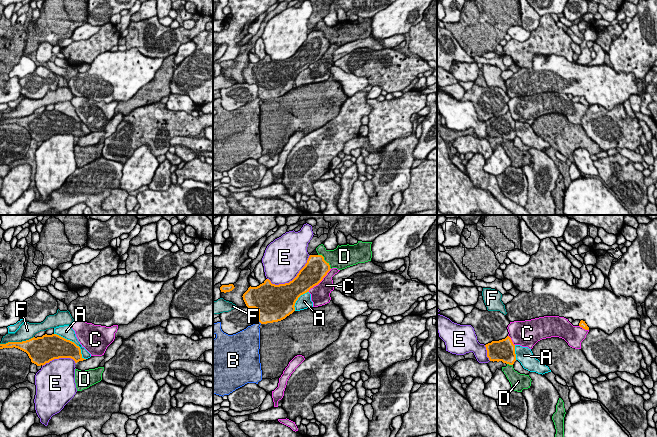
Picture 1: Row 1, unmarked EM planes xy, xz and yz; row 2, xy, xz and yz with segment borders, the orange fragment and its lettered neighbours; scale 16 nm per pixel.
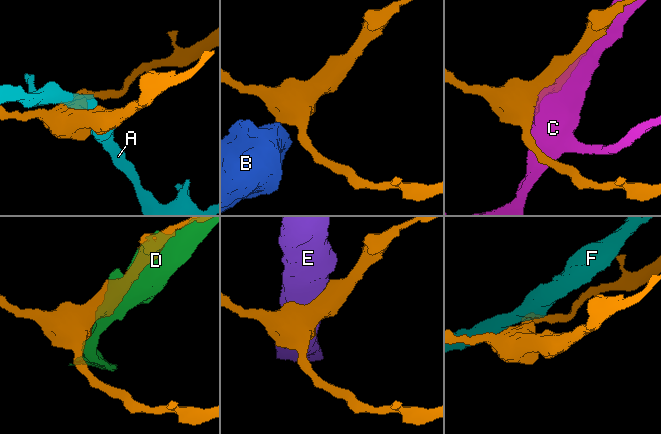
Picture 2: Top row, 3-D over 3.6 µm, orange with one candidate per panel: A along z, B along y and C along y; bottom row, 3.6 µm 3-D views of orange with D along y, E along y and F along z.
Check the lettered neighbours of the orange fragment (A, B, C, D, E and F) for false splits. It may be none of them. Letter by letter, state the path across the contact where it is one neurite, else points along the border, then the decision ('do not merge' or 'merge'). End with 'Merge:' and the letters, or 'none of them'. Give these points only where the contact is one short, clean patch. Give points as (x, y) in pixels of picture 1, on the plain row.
A: do not merge
B: border xz (258, 97), (261, 99); do not merge
C: do not merge
D: do not merge
E: do not merge
F: do not merge
Merge: none of them

